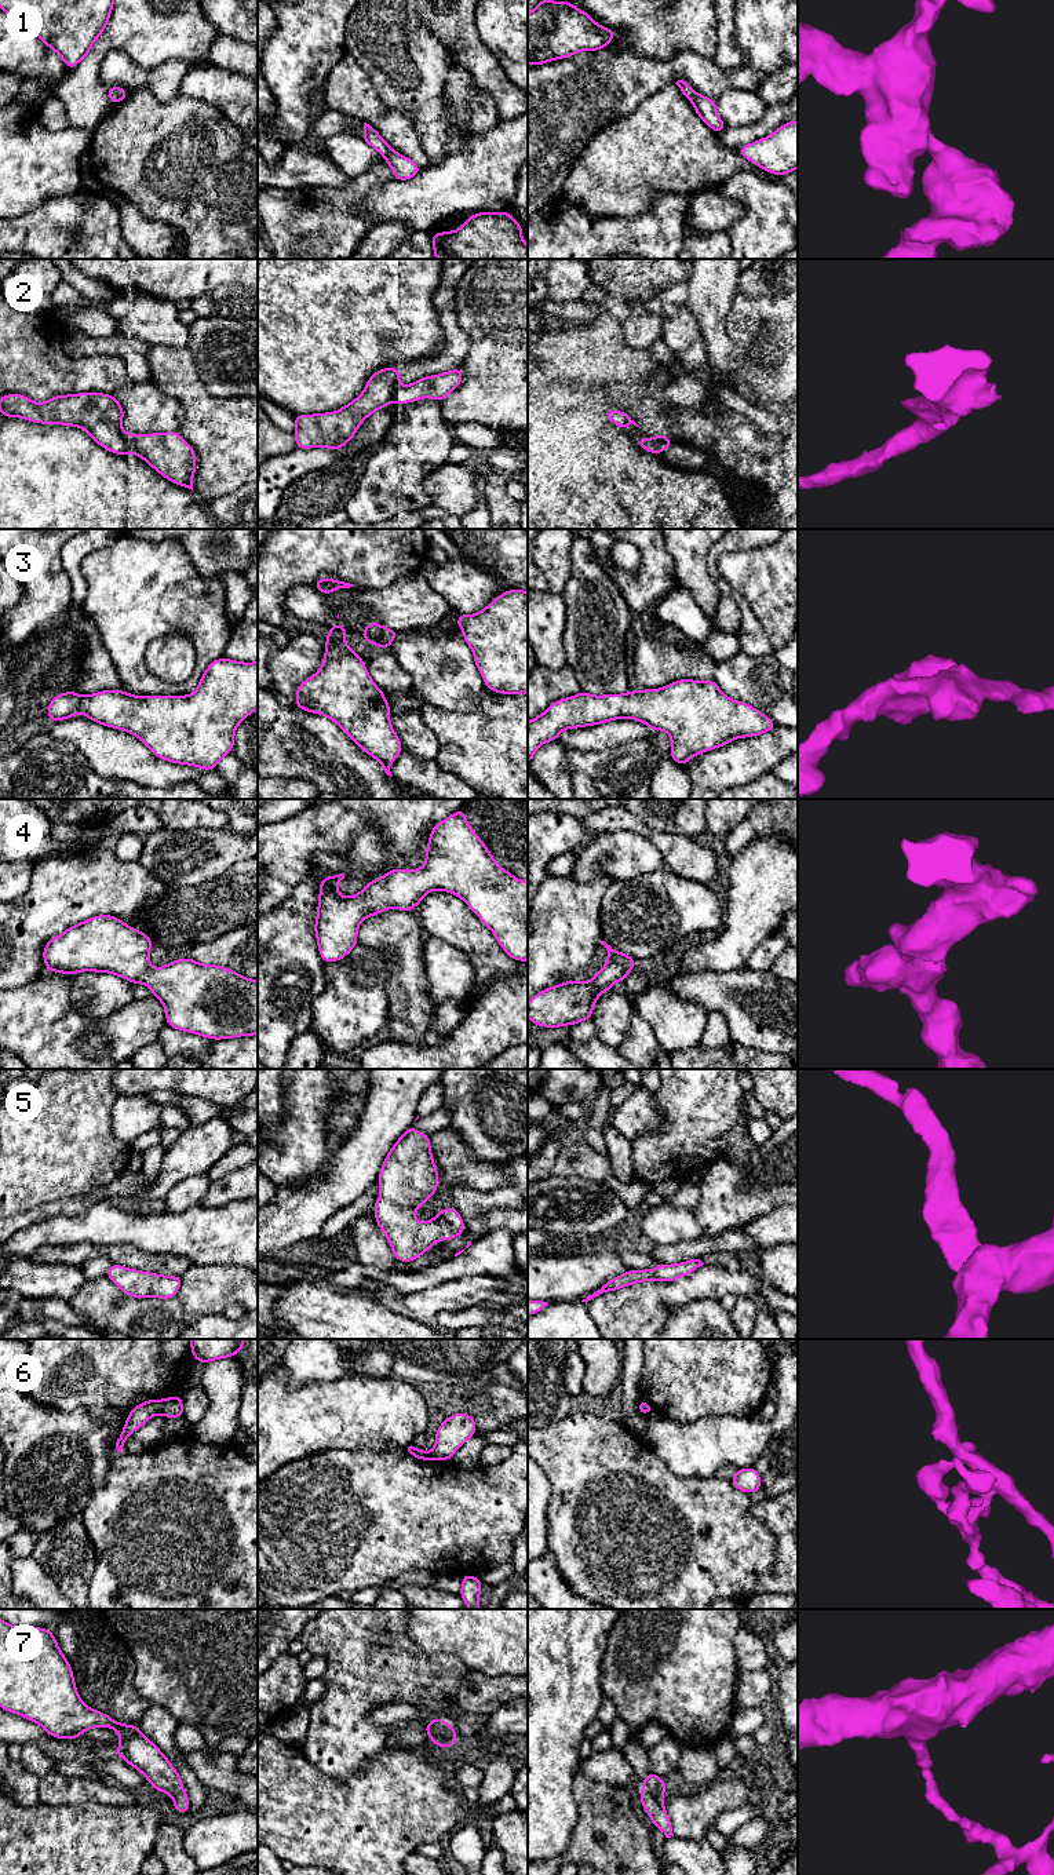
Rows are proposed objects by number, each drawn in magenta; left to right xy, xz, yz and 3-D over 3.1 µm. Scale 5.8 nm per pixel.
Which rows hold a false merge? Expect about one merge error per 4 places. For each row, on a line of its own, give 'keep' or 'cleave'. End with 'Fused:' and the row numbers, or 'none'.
1: keep
2: cleave
3: keep
4: keep
5: keep
6: cleave
7: keep
Fused: 2, 6

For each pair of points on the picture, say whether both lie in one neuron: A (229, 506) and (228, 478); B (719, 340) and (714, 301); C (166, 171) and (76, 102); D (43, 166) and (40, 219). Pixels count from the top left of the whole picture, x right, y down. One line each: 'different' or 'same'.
A: different
B: same
C: different
D: different

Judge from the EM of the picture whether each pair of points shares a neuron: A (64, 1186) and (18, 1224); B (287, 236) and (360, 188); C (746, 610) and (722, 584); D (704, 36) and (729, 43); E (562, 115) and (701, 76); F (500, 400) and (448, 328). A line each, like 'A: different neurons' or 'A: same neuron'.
A: different neurons
B: same neuron
C: same neuron
D: different neurons
E: same neuron
F: different neurons

